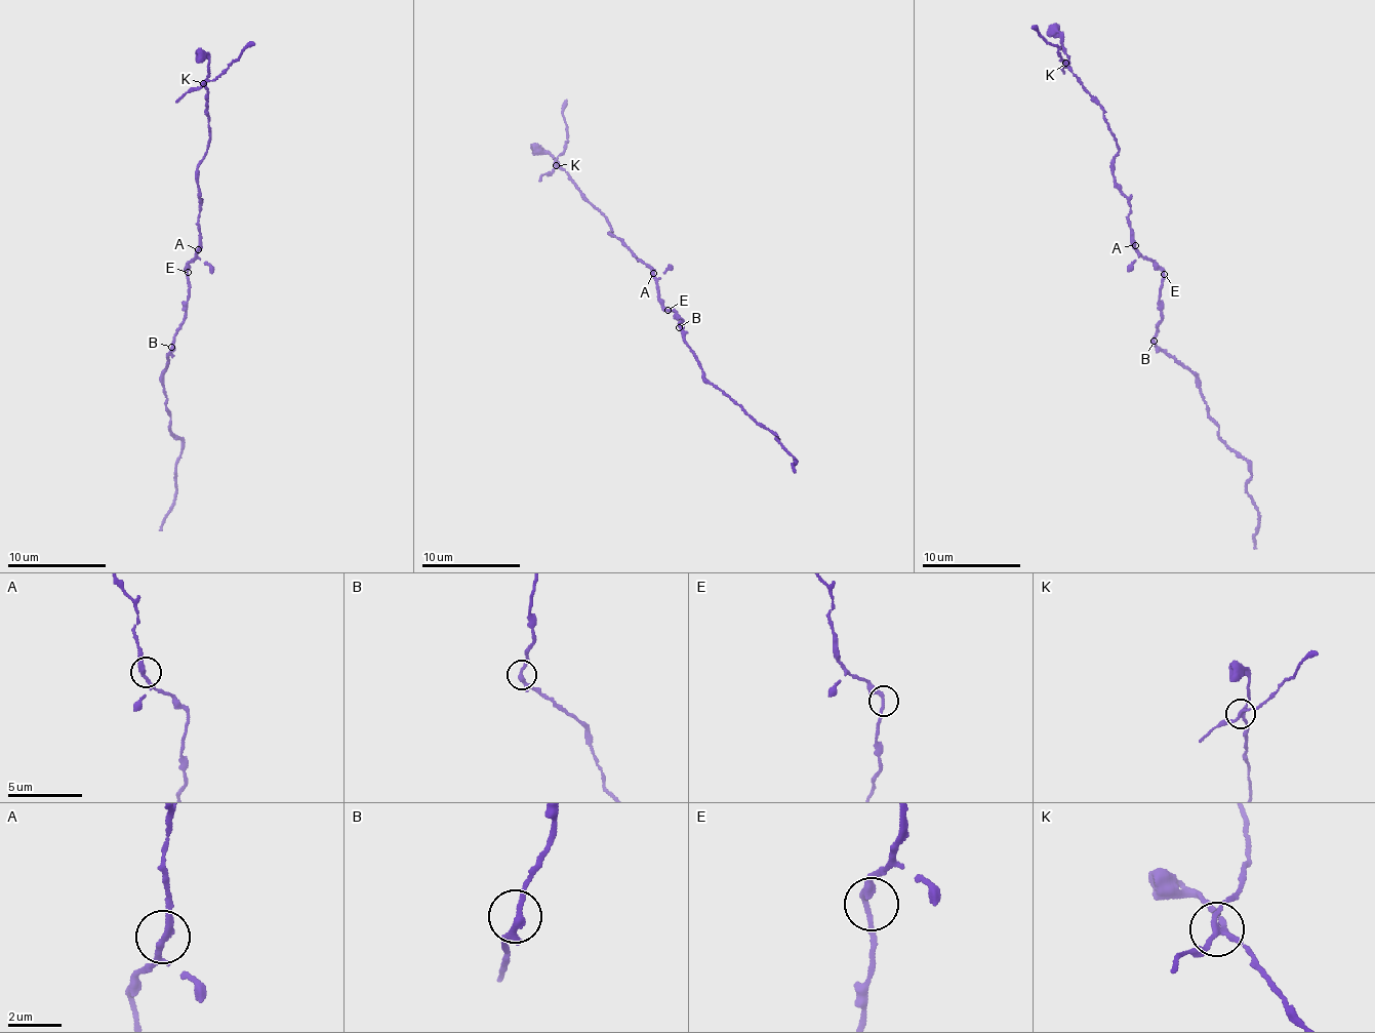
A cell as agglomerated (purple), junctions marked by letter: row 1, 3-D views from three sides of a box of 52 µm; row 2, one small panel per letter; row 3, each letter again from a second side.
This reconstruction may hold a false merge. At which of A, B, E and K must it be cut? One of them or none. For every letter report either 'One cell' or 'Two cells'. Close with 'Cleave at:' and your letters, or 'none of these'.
A: One cell
B: One cell
E: One cell
K: Two cells
Cleave at: K

